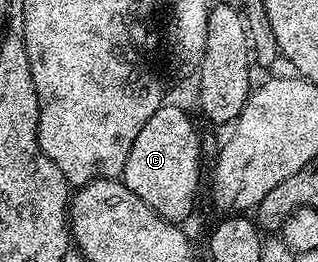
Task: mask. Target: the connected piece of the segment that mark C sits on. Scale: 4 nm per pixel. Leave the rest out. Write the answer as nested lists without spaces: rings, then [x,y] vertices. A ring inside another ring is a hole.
[[[161,106],[149,121],[145,121],[133,149],[129,149],[129,161],[121,182],[149,209],[168,221],[183,221],[195,207],[199,195],[199,178],[203,175],[203,147],[199,144],[199,131],[186,110]]]

